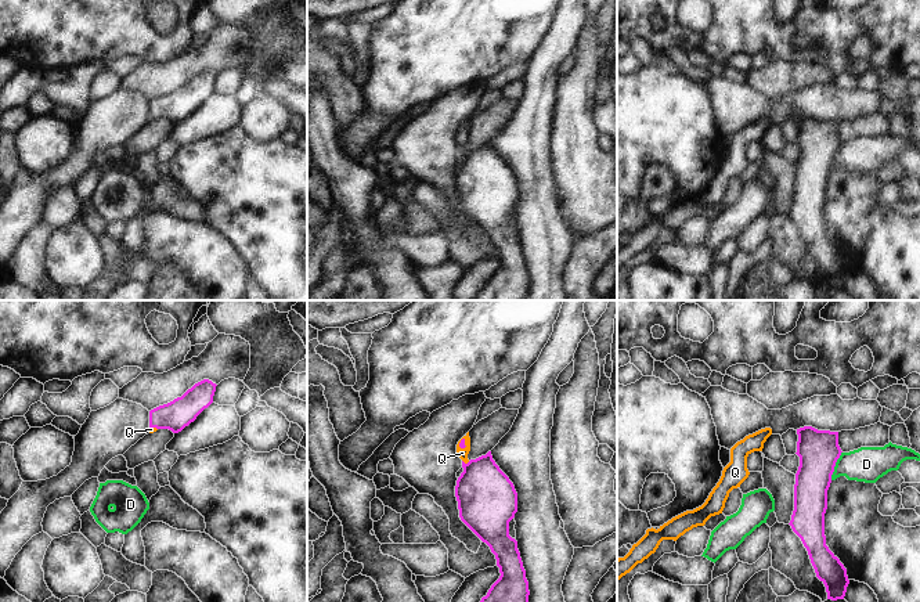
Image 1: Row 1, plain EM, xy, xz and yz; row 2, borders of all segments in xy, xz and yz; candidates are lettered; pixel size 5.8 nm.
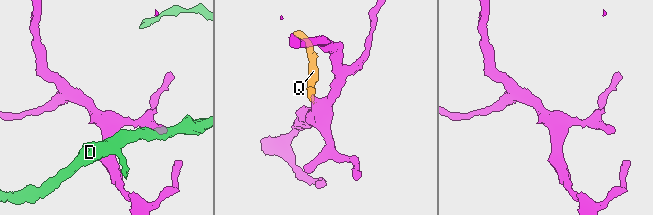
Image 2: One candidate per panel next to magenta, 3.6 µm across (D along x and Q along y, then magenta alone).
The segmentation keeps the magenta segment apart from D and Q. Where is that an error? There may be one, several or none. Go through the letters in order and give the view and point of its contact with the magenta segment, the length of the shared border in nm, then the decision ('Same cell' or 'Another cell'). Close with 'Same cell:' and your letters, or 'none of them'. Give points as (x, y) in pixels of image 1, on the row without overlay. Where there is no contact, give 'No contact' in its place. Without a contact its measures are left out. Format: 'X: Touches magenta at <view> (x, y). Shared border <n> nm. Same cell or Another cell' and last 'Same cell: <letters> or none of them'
D: Touches magenta at yz (834, 155). Shared border 180 nm. Another cell
Q: Touches magenta at xz (468, 152). Shared border 50 nm. Same cell
Same cell: Q

